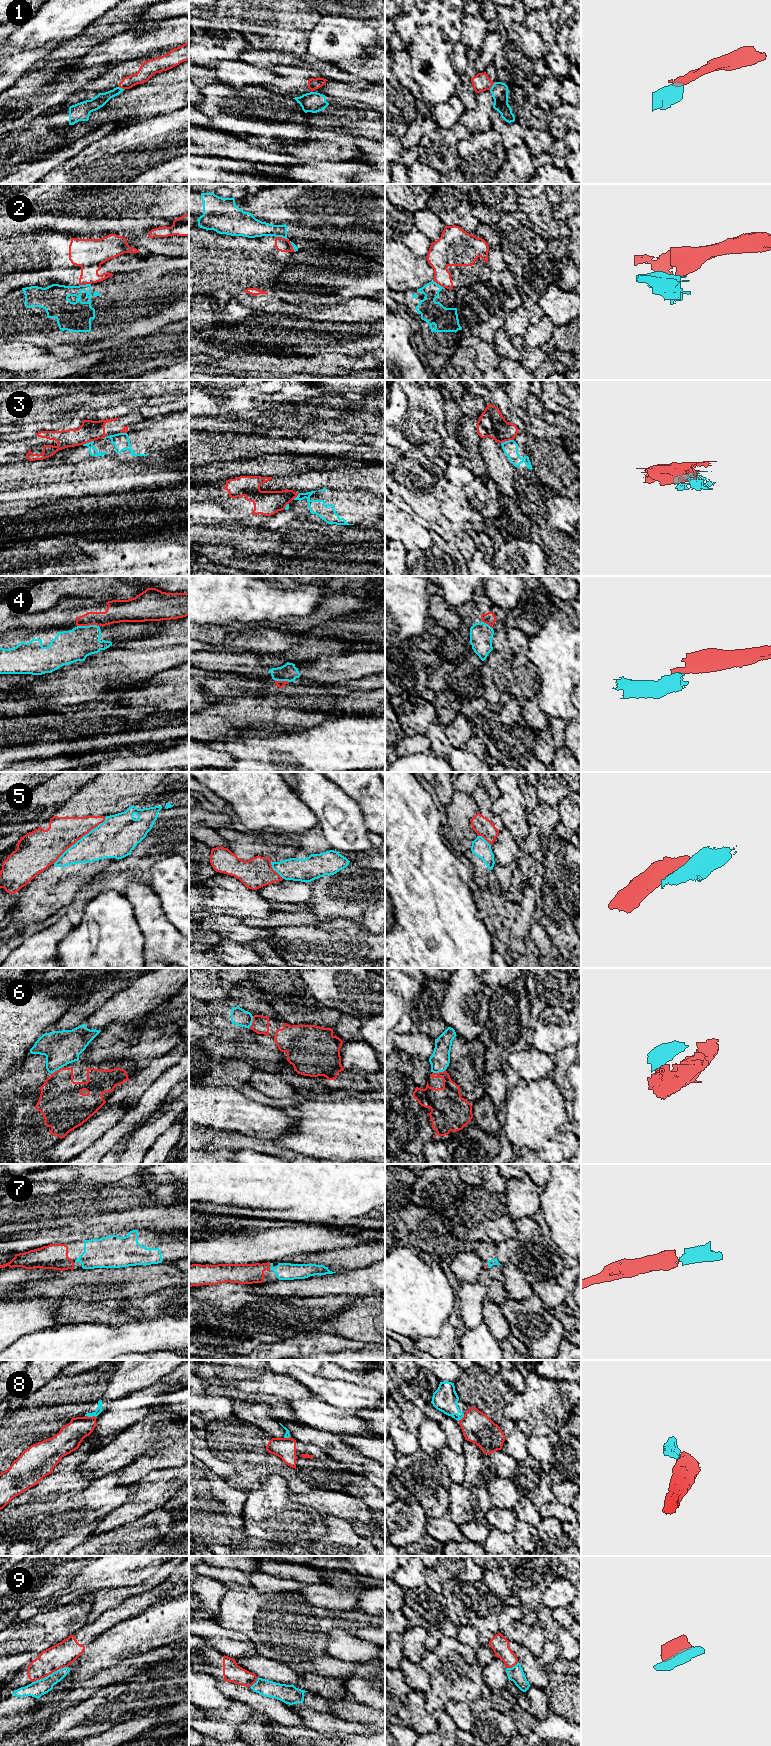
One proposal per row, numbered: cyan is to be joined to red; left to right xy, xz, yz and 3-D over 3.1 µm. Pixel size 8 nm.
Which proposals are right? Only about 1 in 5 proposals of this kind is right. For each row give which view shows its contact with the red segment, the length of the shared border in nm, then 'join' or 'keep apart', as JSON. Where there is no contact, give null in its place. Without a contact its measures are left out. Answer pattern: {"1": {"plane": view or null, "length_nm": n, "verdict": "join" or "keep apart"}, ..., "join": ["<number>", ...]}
{"1": {"plane": "yz", "length_nm": 80, "verdict": "keep apart"}, "2": {"plane": "xz", "length_nm": 200, "verdict": "keep apart"}, "3": {"plane": "yz", "length_nm": 110, "verdict": "keep apart"}, "4": {"plane": "xy", "length_nm": 180, "verdict": "keep apart"}, "5": {"plane": "xy", "length_nm": 550, "verdict": "keep apart"}, "6": {"plane": "xy", "length_nm": 120, "verdict": "keep apart"}, "7": {"plane": "xz", "length_nm": 60, "verdict": "join"}, "8": {"plane": "xy", "length_nm": 90, "verdict": "keep apart"}, "9": {"plane": "xy", "length_nm": 320, "verdict": "keep apart"}, "join": ["7"]}

